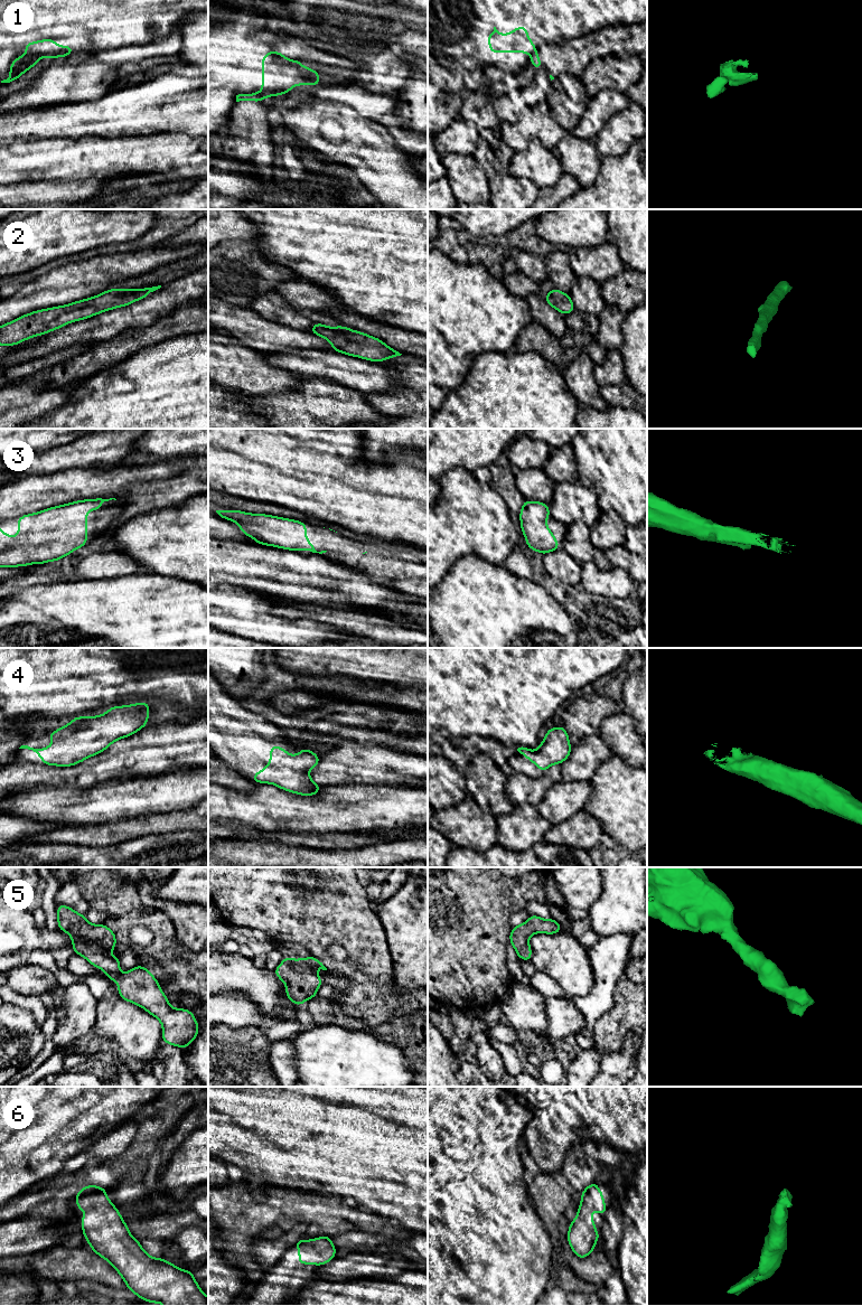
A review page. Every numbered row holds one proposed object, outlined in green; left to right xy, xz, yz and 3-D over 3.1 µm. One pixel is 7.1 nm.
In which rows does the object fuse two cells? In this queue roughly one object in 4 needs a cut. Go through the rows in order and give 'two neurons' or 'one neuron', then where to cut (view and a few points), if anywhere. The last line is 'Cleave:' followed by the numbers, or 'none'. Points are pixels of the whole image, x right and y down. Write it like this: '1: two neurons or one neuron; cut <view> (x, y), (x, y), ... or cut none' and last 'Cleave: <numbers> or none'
1: two neurons; cut xy (30, 53), (40, 57)
2: one neuron; cut none
3: one neuron; cut none
4: one neuron; cut none
5: one neuron; cut none
6: one neuron; cut none
Cleave: 1

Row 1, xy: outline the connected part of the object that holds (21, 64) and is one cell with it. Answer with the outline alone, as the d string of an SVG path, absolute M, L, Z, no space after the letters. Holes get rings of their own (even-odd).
M32 54L17 57L10 65L9 77L1 81L1 83L17 81L25 72L34 67L40 58L41 57Z

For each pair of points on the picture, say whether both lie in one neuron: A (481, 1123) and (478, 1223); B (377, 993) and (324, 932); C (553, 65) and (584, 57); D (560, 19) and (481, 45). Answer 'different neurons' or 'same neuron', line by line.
A: same neuron
B: same neuron
C: same neuron
D: same neuron

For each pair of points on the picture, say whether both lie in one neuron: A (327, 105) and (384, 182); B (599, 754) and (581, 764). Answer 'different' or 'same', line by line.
A: same
B: same

